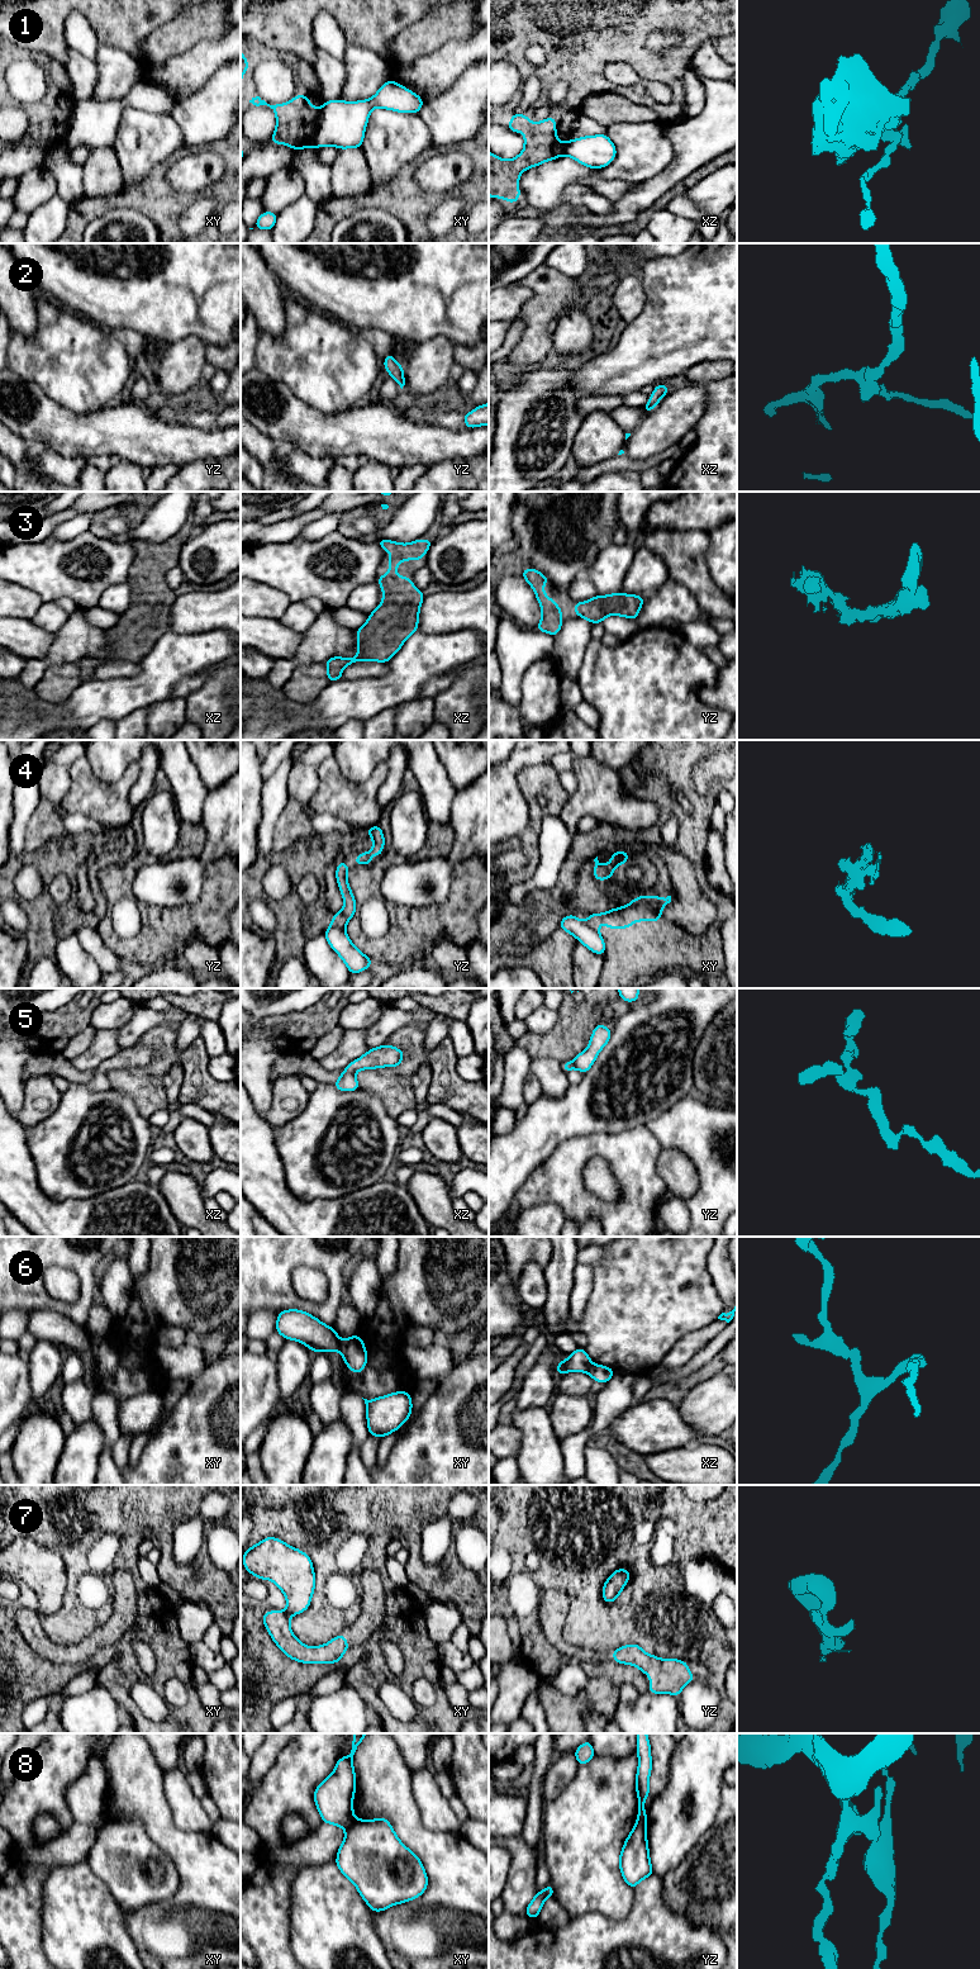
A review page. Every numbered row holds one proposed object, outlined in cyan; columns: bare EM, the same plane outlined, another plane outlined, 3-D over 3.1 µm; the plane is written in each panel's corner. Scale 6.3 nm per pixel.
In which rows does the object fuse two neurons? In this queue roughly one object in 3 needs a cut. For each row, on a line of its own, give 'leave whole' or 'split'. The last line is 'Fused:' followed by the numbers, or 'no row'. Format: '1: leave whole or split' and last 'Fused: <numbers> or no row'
1: split
2: leave whole
3: leave whole
4: split
5: leave whole
6: split
7: leave whole
8: split
Fused: 1, 4, 6, 8

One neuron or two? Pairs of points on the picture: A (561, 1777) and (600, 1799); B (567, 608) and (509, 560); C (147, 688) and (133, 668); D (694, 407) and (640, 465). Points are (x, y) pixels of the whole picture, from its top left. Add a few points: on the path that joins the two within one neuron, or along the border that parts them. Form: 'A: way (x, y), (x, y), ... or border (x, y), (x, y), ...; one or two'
A: border (579, 1765), (570, 1783), (555, 1798), (547, 1802); two
B: way (553, 598), (523, 570); one
C: border (139, 663), (139, 669), (134, 674), (106, 679); two
D: border (672, 445), (645, 459), (628, 459), (623, 454); two

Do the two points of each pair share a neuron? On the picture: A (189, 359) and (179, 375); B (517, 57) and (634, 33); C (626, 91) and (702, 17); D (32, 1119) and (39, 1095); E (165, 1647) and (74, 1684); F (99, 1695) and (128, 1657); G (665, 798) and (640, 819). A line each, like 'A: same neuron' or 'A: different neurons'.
A: same neuron
B: same neuron
C: same neuron
D: same neuron
E: different neurons
F: different neurons
G: different neurons

